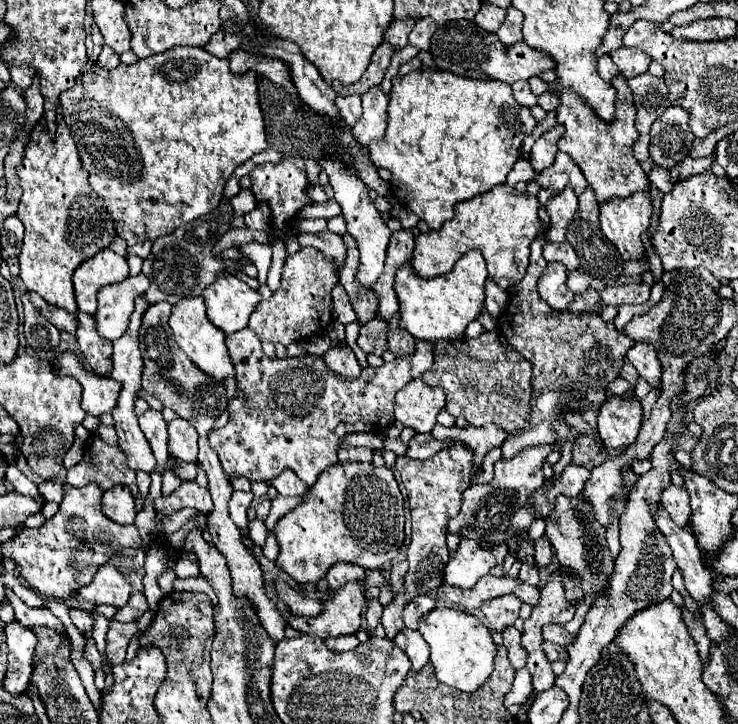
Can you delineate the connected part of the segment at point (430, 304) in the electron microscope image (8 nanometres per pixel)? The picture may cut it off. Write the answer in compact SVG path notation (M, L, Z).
M472 249L464 253L452 267L450 273L434 277L434 279L420 279L414 275L410 265L404 265L396 271L394 289L400 301L400 327L404 327L414 339L434 341L434 339L464 339L466 327L478 319L486 309L486 295L484 295L484 281L486 281L486 263L480 251Z

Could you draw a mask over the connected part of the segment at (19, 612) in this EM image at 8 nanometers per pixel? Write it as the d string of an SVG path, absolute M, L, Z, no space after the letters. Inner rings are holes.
M4 587L6 589L6 597L10 601L10 605L14 607L14 613L16 613L16 621L26 625L26 627L32 627L32 625L50 625L50 627L58 627L58 629L64 629L64 625L46 609L32 609L28 607L24 601L20 601L20 597L10 589L10 587Z

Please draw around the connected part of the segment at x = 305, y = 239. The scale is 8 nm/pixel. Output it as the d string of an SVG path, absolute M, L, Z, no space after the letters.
M328 229L320 231L320 233L298 233L298 243L302 247L314 247L318 251L322 251L324 255L336 259L336 267L340 269L344 263L344 255L346 255L346 247L342 243L342 237L336 233L330 233Z

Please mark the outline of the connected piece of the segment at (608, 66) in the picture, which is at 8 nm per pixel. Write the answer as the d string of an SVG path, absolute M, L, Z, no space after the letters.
M608 54L598 59L598 73L606 82L610 82L617 74L618 69Z

